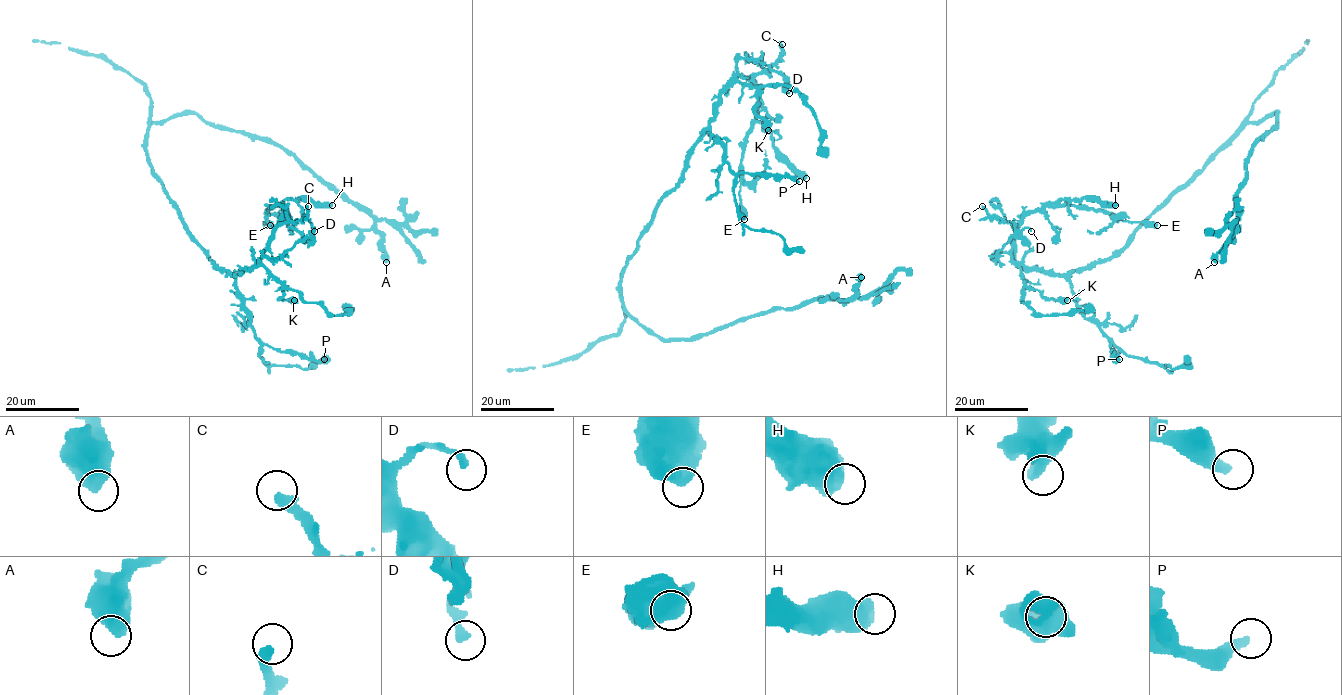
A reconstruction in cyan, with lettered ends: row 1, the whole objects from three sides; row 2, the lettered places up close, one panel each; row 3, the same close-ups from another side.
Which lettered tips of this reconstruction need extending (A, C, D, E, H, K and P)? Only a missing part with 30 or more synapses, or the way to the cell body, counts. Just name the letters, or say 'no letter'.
P

